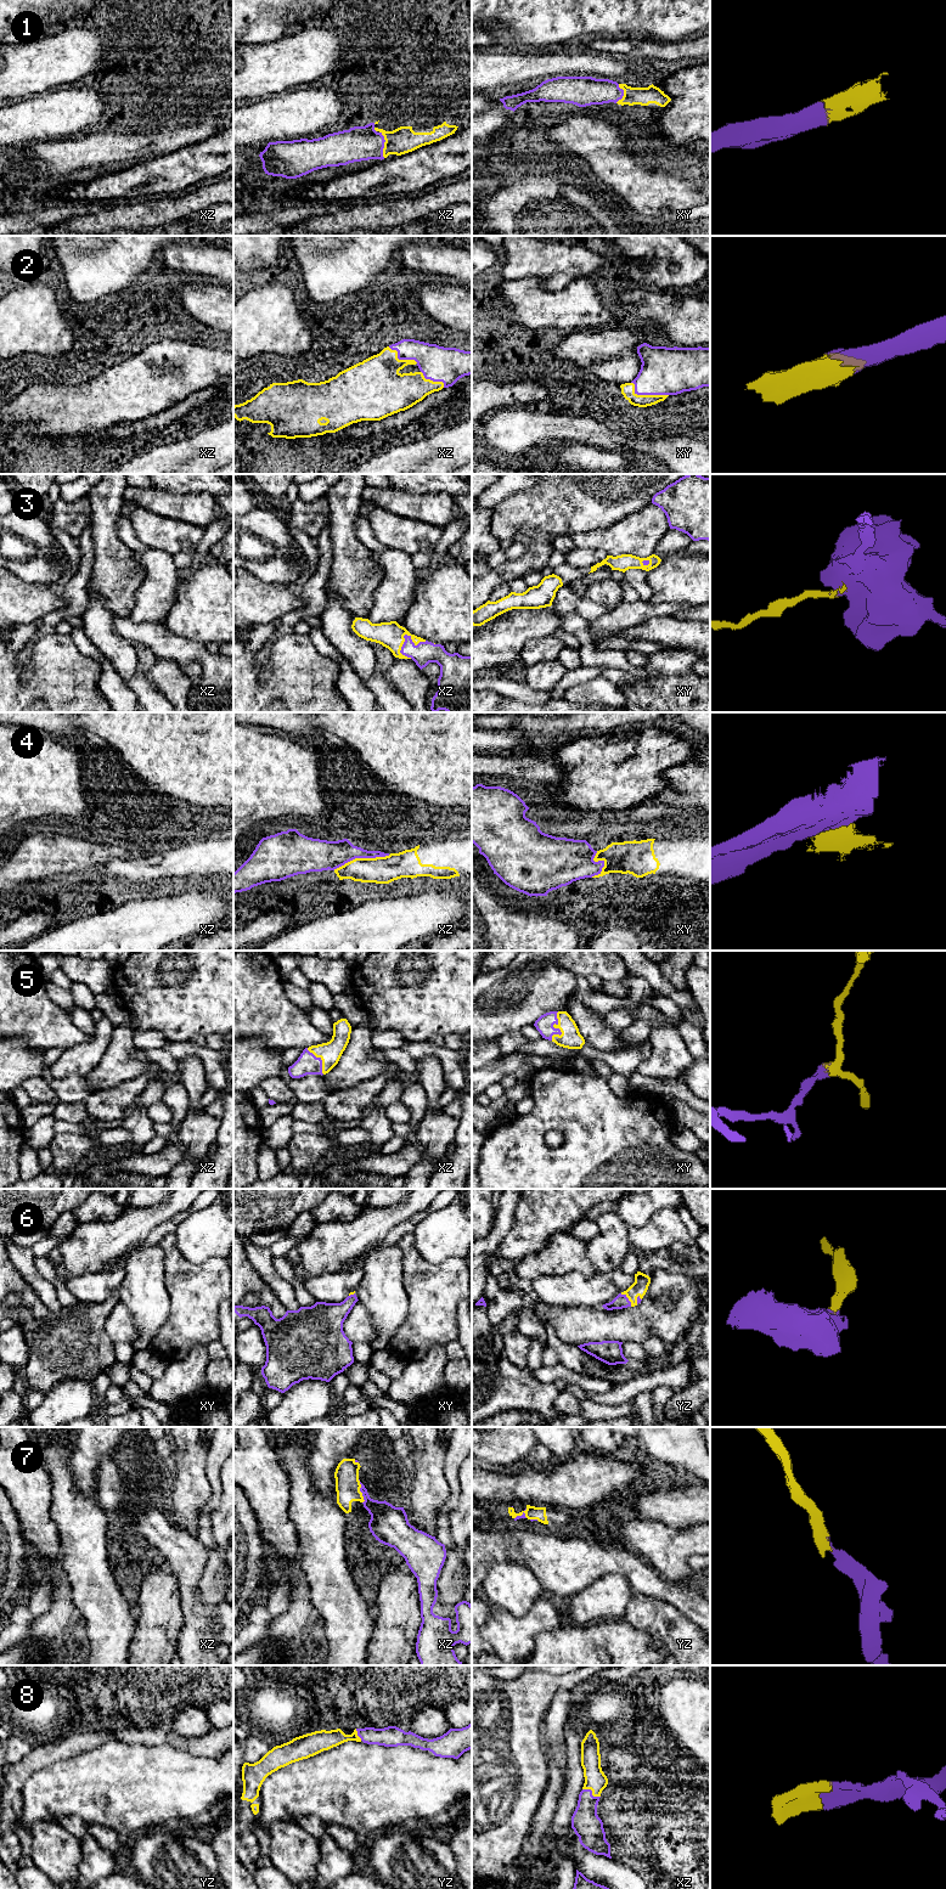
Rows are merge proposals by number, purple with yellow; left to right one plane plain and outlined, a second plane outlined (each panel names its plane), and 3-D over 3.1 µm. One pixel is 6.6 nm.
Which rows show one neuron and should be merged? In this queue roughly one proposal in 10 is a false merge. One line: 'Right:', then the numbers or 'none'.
Right: 1, 2, 3, 5, 6, 7, 8

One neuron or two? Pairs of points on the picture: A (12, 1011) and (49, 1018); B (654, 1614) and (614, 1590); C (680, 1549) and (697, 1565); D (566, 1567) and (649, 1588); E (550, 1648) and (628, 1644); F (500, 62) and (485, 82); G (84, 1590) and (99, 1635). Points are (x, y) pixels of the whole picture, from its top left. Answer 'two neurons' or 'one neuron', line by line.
A: one neuron
B: one neuron
C: two neurons
D: one neuron
E: one neuron
F: one neuron
G: one neuron

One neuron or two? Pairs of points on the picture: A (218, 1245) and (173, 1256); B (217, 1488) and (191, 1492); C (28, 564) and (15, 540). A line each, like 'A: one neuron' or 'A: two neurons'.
A: two neurons
B: two neurons
C: one neuron

